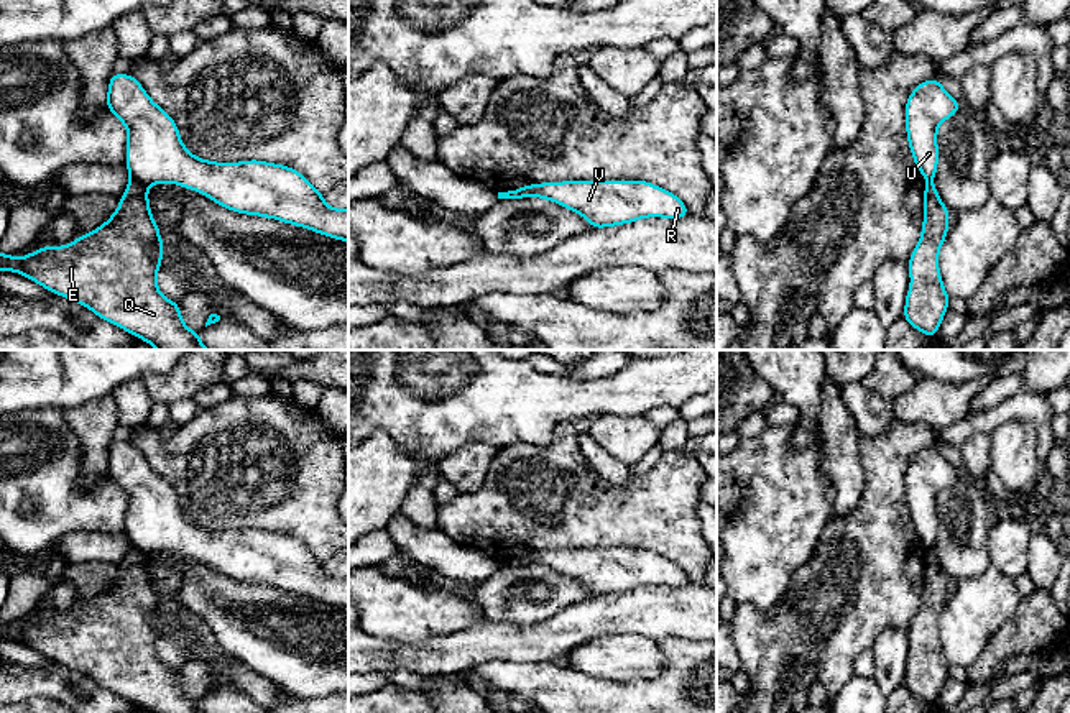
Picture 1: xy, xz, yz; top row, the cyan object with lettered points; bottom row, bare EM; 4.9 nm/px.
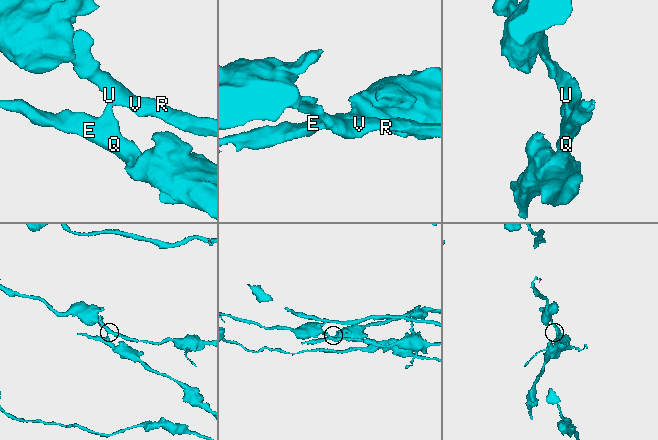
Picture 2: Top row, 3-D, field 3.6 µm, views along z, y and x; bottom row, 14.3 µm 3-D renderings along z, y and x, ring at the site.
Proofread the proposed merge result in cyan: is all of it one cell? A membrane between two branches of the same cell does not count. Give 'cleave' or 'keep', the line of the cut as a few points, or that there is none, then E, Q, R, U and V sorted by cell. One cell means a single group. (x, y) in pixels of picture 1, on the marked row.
cleave; cut in xy along (132, 179), (145, 186); E Q / R U V

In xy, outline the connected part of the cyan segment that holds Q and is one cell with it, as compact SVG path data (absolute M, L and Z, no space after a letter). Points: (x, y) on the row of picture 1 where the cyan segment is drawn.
M130 181L118 209L104 225L90 233L77 237L67 246L48 245L35 253L26 253L21 261L15 258L15 253L0 255L0 271L20 273L46 288L49 292L85 306L100 319L130 332L158 350L210 350L201 343L201 330L194 332L184 325L178 302L164 299L158 289L156 273L161 269L159 261L164 250L159 228L151 217L148 189L136 181Z

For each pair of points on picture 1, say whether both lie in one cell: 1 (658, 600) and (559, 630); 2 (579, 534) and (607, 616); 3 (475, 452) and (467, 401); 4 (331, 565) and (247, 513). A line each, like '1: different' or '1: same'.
1: same
2: different
3: different
4: different

